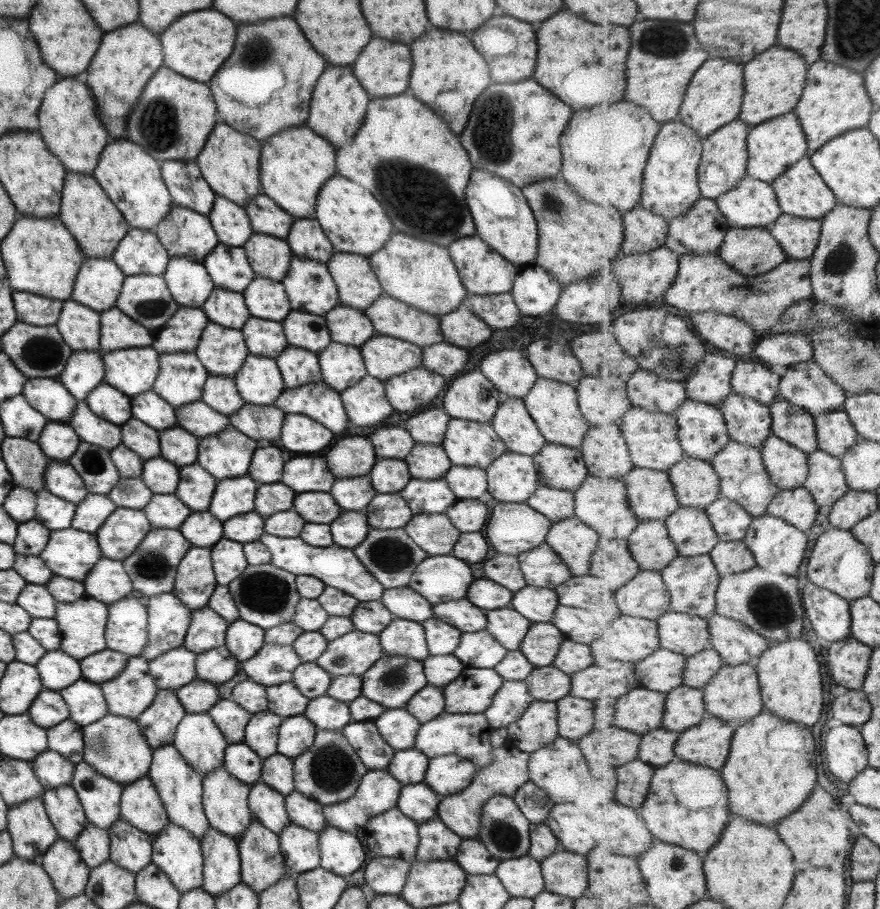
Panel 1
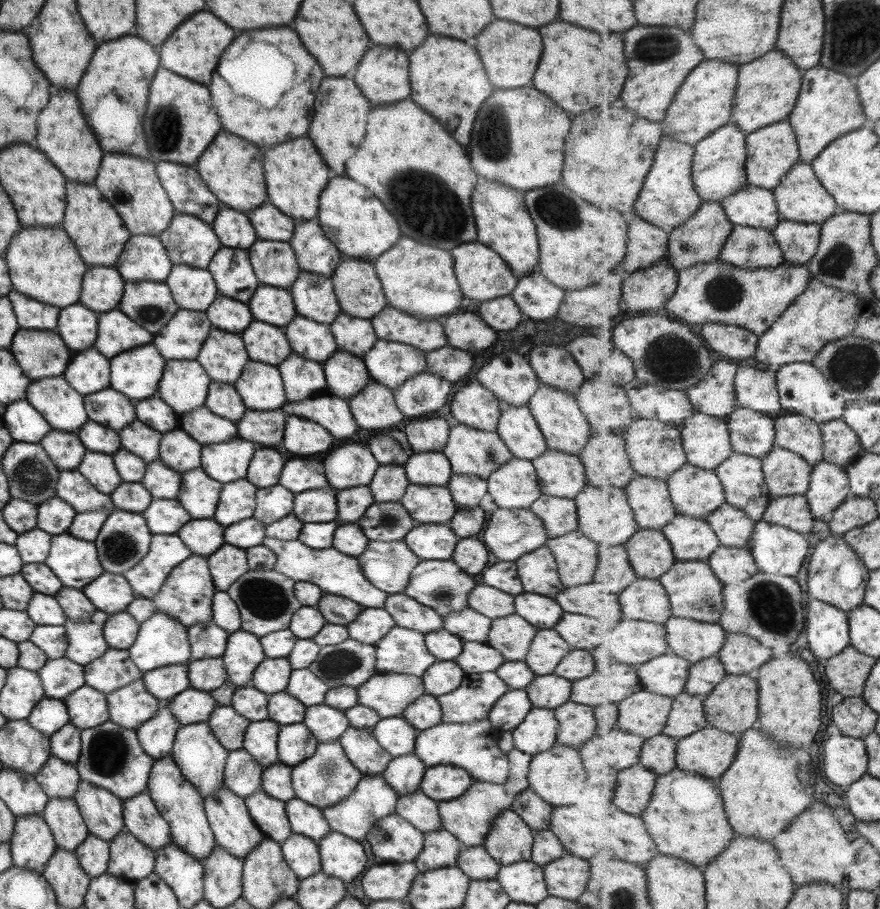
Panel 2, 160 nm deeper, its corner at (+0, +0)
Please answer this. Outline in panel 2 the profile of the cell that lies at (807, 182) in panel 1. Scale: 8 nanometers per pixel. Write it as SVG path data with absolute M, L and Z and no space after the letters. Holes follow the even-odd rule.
M797 163L772 192L782 218L807 224L823 224L840 211L835 198L822 185L811 164Z

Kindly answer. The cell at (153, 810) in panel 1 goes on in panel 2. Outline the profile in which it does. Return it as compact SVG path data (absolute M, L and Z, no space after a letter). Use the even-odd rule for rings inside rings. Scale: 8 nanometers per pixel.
M146 791L122 801L123 830L154 853L172 842L170 828Z

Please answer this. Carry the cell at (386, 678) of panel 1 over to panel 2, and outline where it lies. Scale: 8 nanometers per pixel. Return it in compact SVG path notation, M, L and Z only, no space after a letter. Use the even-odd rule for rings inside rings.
M375 673L356 688L357 703L371 708L380 718L401 716L404 708L423 693L421 678L410 675Z

